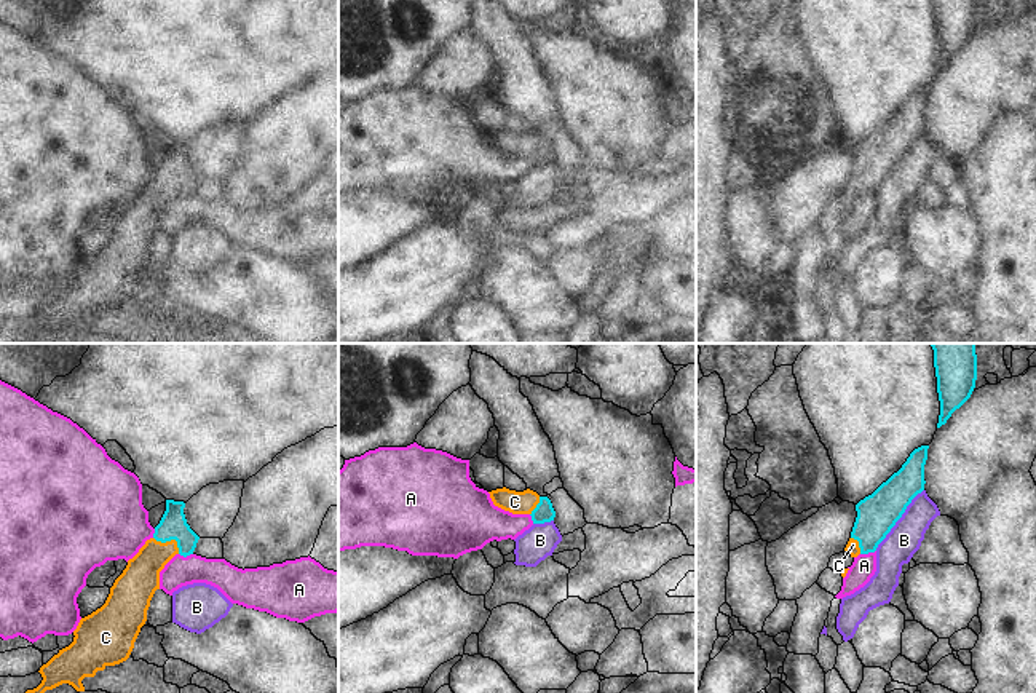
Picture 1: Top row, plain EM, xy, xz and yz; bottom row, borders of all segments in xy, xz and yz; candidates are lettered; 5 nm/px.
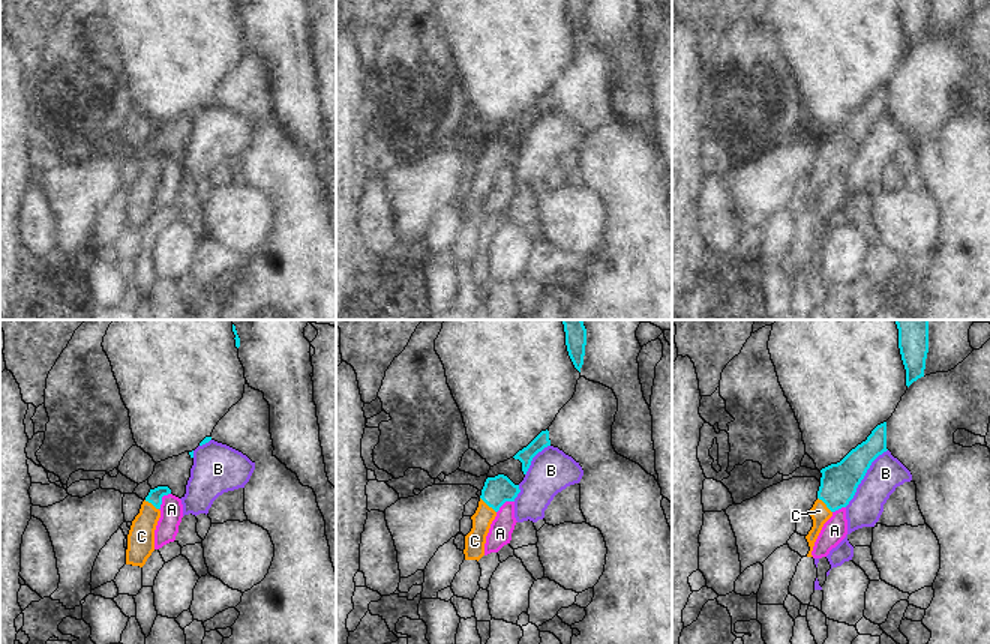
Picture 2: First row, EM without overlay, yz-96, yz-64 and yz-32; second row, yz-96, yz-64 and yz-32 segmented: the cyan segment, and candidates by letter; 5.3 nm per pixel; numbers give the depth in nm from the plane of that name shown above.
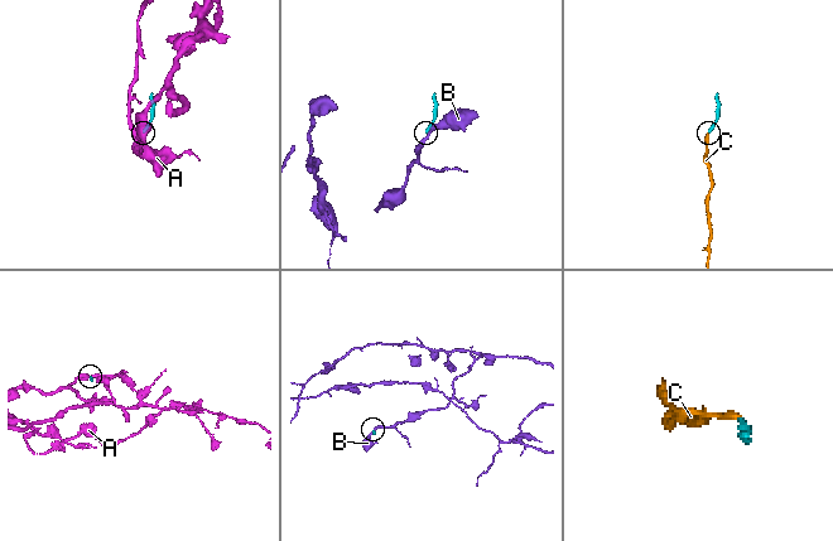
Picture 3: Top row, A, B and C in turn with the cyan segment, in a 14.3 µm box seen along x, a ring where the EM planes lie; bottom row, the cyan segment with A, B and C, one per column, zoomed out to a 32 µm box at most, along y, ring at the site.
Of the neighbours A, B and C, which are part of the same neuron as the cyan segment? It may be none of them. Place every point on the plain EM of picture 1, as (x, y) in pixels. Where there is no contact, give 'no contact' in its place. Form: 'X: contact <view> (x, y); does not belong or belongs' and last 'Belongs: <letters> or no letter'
A: contact yz (867, 195); does not belong
B: contact yz (899, 160); does not belong
C: contact xy (171, 181); belongs
Belongs: C

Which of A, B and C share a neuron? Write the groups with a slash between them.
A / B / C

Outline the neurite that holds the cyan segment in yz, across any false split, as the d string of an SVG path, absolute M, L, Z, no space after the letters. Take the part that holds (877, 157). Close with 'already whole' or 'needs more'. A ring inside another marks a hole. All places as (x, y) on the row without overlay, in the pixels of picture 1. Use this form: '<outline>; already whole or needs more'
M915 91L897 115L856 147L857 160L844 190L851 200L875 195L911 142L924 133L927 91Z; needs more

